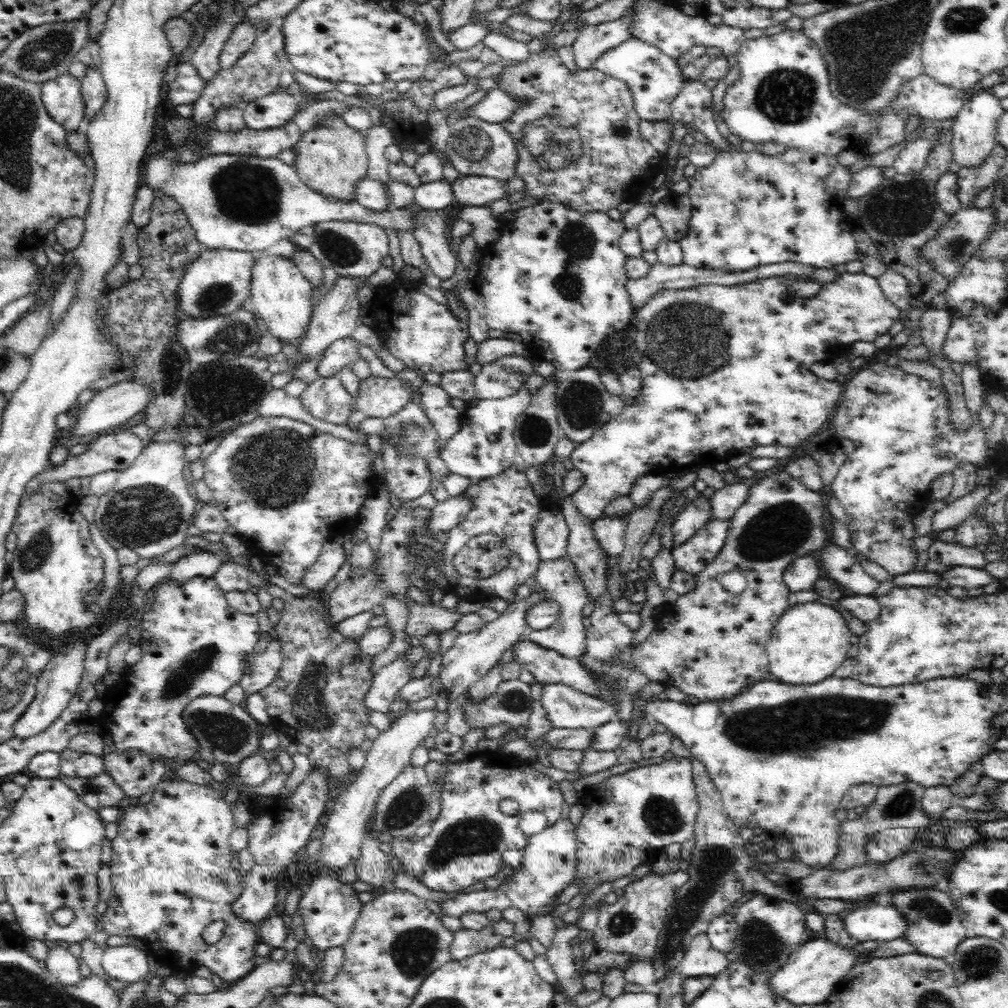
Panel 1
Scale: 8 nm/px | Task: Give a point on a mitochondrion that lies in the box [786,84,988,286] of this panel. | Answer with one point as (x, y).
(912, 209)

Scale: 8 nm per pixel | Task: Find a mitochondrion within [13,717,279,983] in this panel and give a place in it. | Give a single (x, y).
(90, 787)

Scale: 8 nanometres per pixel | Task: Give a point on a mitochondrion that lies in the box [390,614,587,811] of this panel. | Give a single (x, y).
(515, 701)

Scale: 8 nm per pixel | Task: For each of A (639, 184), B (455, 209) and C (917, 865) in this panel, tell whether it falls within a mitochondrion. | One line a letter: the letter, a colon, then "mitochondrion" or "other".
A: other
B: other
C: mitochondrion

